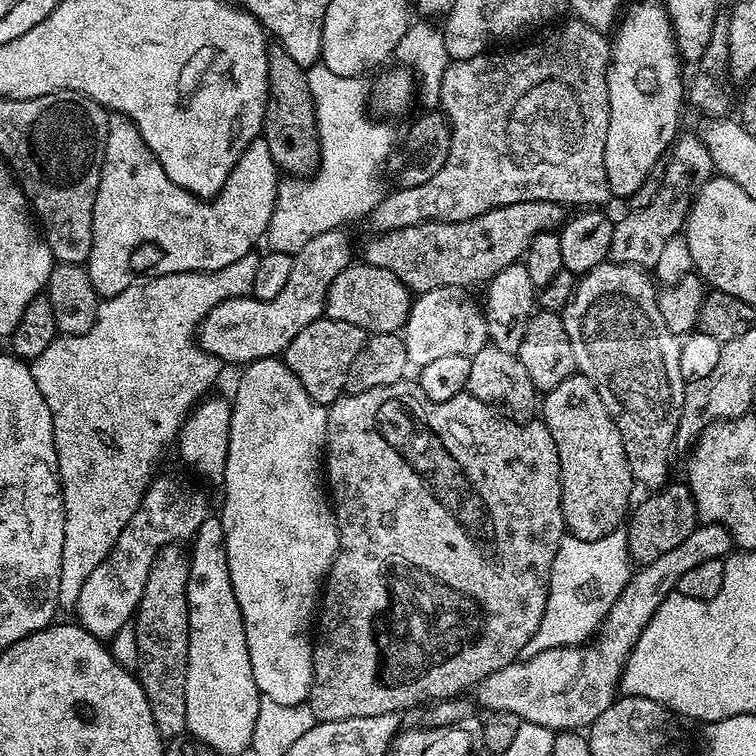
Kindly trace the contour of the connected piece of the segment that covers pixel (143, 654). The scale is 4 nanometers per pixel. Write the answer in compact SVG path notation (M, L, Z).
M180 544L166 546L157 556L146 578L140 605L136 607L134 629L138 660L134 675L150 702L154 726L165 738L186 732L186 666L188 665L188 607L186 582L190 574L190 556Z

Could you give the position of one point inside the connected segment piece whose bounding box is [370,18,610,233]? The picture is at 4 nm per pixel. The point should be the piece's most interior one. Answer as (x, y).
(527, 125)

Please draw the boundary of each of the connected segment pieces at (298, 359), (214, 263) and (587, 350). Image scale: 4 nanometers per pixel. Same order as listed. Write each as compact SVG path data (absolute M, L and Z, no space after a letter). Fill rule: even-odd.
M321 318L310 322L306 330L298 330L294 342L284 348L282 359L294 378L302 382L302 390L306 390L314 402L327 406L345 395L344 383L350 362L354 362L358 350L362 350L365 339L366 333L358 326L350 326L350 322Z
M119 114L109 115L102 174L98 182L98 194L94 198L94 238L92 239L90 258L86 265L88 277L94 286L97 297L107 298L122 294L122 290L126 290L126 286L135 284L137 280L147 278L153 274L161 276L162 274L174 274L175 272L213 272L214 270L222 270L222 266L230 266L230 262L238 262L238 258L242 258L247 252L251 252L257 247L255 244L259 240L261 243L265 239L268 223L270 222L270 214L274 210L274 202L276 201L277 183L278 169L274 158L270 158L270 146L266 146L263 138L258 138L254 142L250 142L250 146L246 146L242 158L238 158L234 170L230 170L230 178L226 178L220 193L217 196L213 196L209 201L201 200L200 197L193 196L192 193L186 191L182 186L170 182L166 170L162 170L158 158L154 158L154 154L146 146L142 134L138 134L138 130L132 120L128 120L125 116Z
M605 262L577 279L576 289L562 309L564 329L574 350L576 372L598 390L598 398L602 398L620 431L633 481L639 487L641 484L648 488L644 490L659 490L669 483L668 459L674 453L686 383L678 367L680 340L670 326L666 326L666 318L662 318L662 310L658 310L657 295L657 285L645 269Z

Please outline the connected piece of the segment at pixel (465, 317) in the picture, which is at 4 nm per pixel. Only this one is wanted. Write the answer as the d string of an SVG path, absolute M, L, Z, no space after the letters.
M442 286L429 292L419 293L412 301L412 309L402 329L409 365L419 366L434 362L449 354L473 356L488 343L488 327L484 309L472 301L471 291L454 286Z

